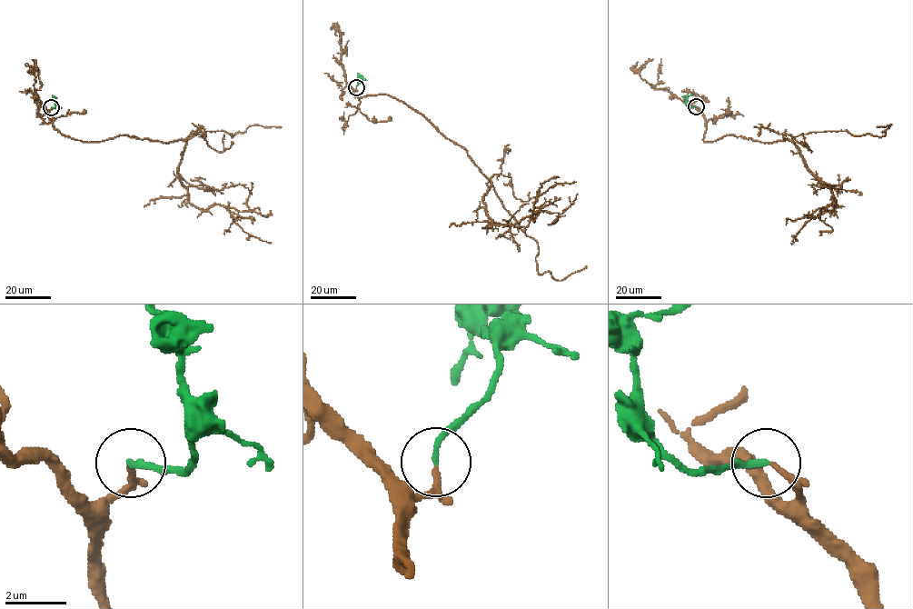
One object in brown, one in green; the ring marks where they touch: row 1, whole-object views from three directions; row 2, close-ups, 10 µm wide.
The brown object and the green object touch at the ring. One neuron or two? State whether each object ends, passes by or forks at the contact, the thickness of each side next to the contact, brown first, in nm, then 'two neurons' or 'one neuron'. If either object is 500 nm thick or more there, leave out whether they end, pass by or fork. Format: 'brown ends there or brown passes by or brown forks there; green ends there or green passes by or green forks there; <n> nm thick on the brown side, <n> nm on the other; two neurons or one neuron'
brown ends there; green ends there; 180 nm thick on the brown side, 190 nm on the other; one neuron

